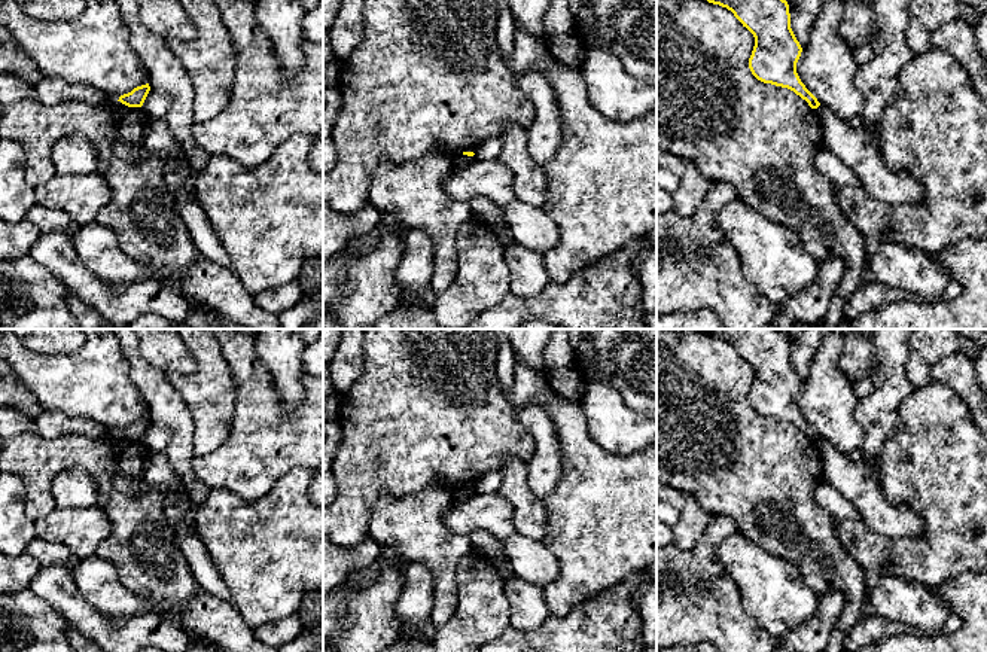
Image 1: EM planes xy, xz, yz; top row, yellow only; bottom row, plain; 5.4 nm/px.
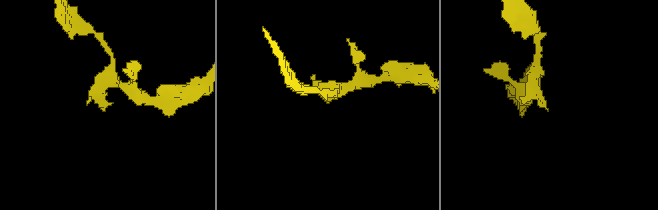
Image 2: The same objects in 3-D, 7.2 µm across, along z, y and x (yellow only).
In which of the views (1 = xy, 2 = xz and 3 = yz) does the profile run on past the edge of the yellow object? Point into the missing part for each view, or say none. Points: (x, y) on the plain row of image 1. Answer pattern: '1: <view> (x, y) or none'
1: none
2: none
3: none

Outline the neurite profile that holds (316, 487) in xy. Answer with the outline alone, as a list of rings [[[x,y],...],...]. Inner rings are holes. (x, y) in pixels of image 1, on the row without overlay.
[[[323,461],[316,469],[314,479],[308,487],[308,497],[314,505],[323,508]]]

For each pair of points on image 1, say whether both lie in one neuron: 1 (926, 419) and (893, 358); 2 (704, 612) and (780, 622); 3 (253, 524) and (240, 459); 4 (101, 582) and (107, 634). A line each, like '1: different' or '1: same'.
1: different
2: different
3: different
4: different

